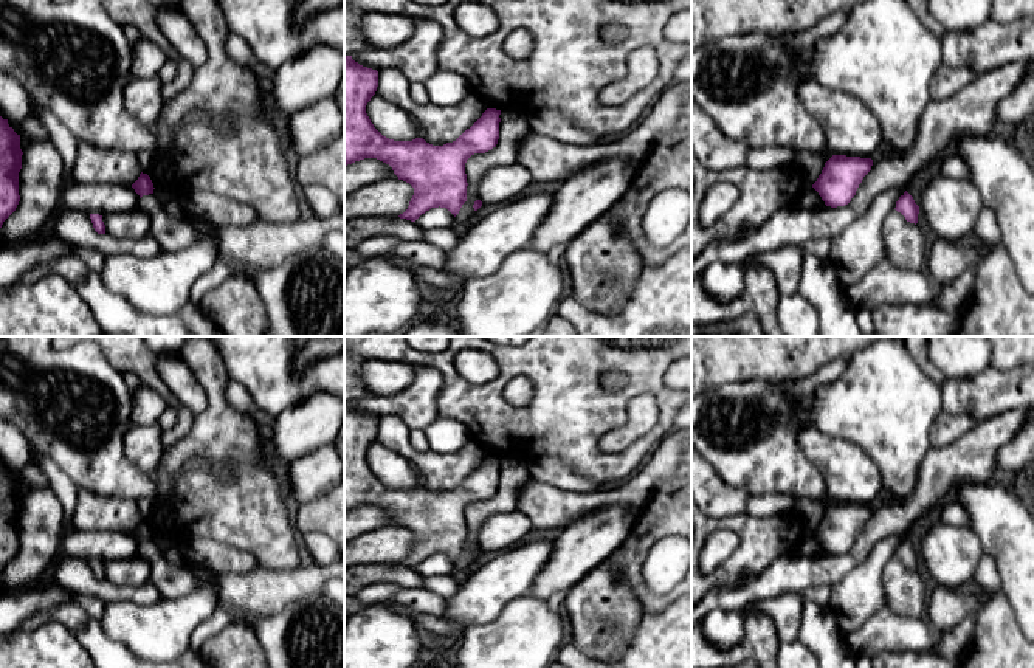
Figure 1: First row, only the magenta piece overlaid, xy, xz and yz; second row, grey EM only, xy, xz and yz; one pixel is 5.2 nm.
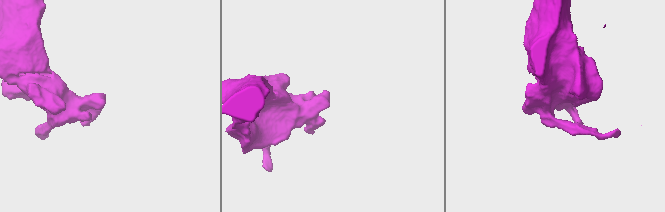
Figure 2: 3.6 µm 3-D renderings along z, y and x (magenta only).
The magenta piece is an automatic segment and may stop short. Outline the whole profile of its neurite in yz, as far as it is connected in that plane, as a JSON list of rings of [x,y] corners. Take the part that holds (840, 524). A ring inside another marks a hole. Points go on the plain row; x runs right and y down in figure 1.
[[[832,502],[812,535],[826,553],[845,553],[856,542],[863,524],[871,518],[873,507],[860,504]]]

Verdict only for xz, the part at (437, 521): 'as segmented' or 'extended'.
as segmented

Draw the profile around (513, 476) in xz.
[[[501,457],[498,491],[485,499],[474,501],[465,510],[467,521],[467,549],[462,552],[456,567],[468,569],[474,563],[474,549],[479,547],[479,530],[482,524],[496,513],[510,513],[518,510],[521,490],[533,480],[527,462],[516,457]]]

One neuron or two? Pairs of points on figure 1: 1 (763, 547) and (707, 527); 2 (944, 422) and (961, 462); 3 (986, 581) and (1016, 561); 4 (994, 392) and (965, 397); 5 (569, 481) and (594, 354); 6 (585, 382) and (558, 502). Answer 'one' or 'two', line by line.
1: one
2: two
3: two
4: one
5: two
6: two

